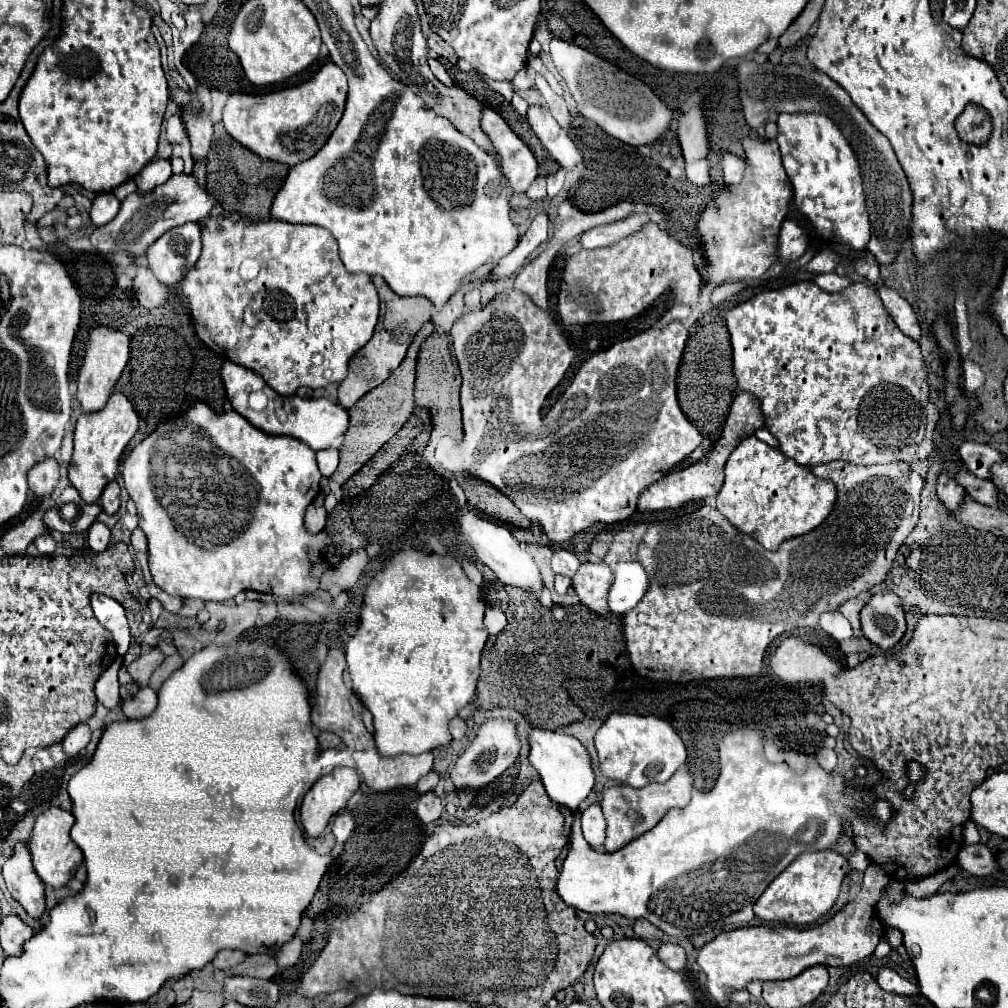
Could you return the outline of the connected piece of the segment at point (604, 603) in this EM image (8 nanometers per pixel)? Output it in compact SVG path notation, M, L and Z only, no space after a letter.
M586 562L578 568L578 572L572 578L572 586L580 602L602 616L610 614L608 590L612 582L614 582L614 574L604 562L598 562L598 564Z

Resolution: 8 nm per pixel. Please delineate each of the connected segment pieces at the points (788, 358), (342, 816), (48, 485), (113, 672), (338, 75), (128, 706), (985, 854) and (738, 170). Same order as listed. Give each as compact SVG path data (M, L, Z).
M798 282L780 290L760 292L748 302L732 308L726 314L726 328L730 334L732 344L732 362L734 362L734 376L738 380L740 390L758 396L762 404L762 412L766 416L766 428L778 438L780 452L802 466L816 466L832 460L846 460L852 464L890 464L890 462L918 462L932 456L932 438L936 430L936 422L940 418L936 406L930 402L928 396L928 382L926 382L926 364L920 352L920 344L900 332L892 316L886 312L878 292L874 286L864 282L852 282L846 290L830 294L820 290L814 282Z
M340 812L336 818L334 818L334 824L332 824L332 834L336 836L336 842L344 844L354 832L354 818L352 814L348 812Z
M46 458L38 462L30 472L28 472L28 486L38 498L50 496L50 492L56 488L60 480L58 472L58 462L56 458Z
M120 658L102 672L102 676L96 682L96 698L100 704L104 704L108 709L114 709L120 704L120 696L118 696L118 670L120 670Z
M328 62L312 80L300 86L270 94L232 94L224 106L222 124L238 144L260 158L294 166L312 158L326 144L344 112L346 92L344 72Z
M150 686L140 688L136 696L132 696L130 700L124 702L124 714L132 720L150 716L154 712L154 708L156 708L156 692Z
M974 844L974 846L962 846L958 860L956 860L966 872L976 874L976 876L988 876L1000 870L996 856L988 850L984 844Z
M722 152L720 154L720 166L724 170L724 184L736 184L740 182L744 160L732 152Z

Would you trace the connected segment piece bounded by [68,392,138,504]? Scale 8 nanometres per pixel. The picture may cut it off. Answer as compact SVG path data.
M114 392L102 410L82 414L78 418L74 432L74 456L70 460L68 480L80 492L80 498L86 504L98 502L104 486L116 478L120 456L130 438L136 434L136 430L138 430L138 414L134 412L128 398L120 392Z

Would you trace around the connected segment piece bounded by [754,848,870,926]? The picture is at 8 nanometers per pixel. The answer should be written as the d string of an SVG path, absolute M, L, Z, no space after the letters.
M832 848L802 852L778 878L770 882L764 894L754 904L754 914L766 922L780 922L788 926L806 926L822 918L838 898L840 884L848 870L866 870L870 860L860 850L840 854Z

